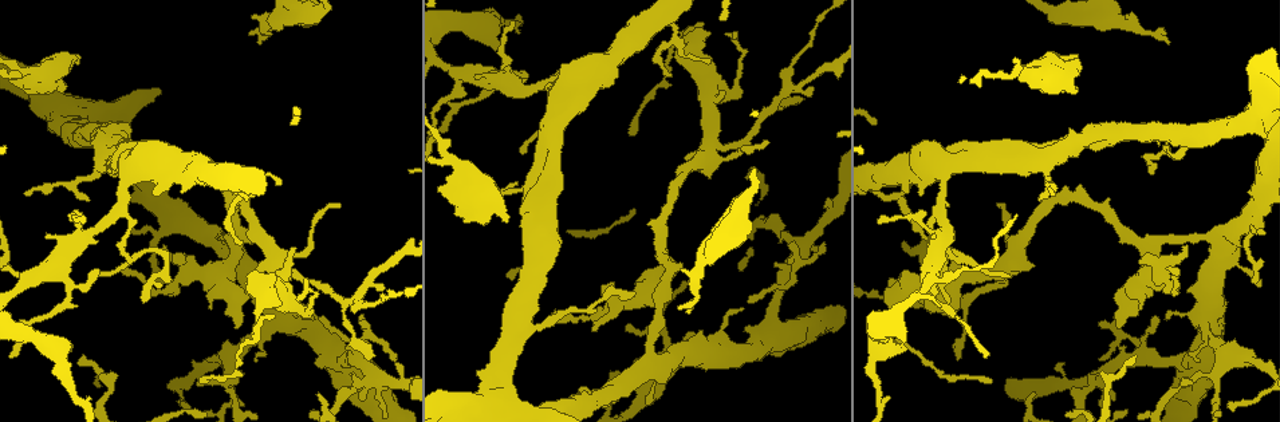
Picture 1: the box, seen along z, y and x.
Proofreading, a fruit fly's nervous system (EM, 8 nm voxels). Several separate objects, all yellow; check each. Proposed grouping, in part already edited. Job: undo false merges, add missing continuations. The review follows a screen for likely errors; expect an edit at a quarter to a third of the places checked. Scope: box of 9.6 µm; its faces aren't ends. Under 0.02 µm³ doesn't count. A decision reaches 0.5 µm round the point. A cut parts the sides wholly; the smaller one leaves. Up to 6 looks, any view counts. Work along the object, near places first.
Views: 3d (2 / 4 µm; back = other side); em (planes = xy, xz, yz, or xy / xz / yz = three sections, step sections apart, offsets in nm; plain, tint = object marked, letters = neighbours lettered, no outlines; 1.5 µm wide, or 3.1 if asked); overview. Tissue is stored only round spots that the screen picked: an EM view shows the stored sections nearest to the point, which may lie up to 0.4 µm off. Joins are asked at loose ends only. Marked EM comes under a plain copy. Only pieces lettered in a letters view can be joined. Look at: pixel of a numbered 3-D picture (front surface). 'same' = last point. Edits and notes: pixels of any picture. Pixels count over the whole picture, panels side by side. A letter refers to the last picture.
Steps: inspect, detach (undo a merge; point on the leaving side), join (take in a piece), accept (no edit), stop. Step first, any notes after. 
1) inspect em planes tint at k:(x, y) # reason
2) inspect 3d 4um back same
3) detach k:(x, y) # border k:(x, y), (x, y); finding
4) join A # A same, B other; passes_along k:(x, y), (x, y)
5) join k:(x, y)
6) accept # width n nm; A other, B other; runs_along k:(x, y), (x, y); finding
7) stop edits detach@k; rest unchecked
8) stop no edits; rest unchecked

inspect em yz step 8 letters at 1:(1164, 36) # tapers out

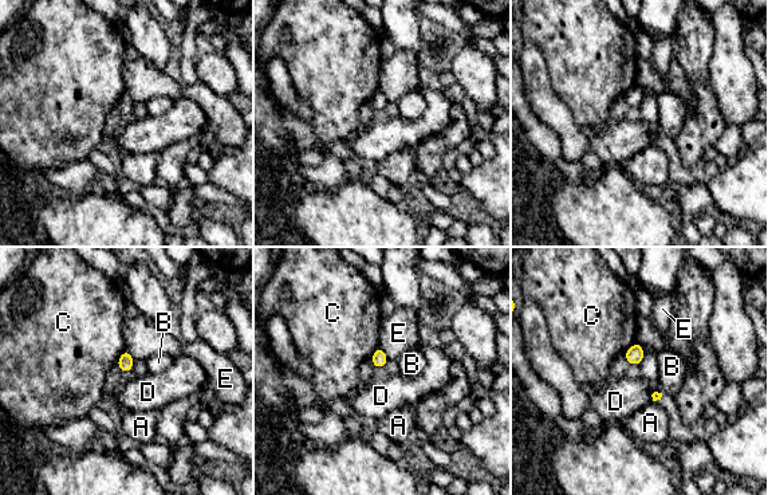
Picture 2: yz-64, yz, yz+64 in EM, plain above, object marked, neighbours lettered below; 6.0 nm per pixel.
inspect em planes letters same # another direction

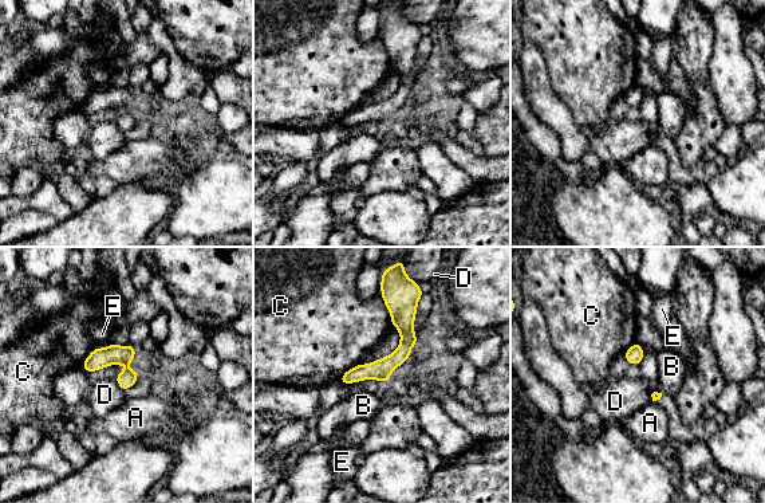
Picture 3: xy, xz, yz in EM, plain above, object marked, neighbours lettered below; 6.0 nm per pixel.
accept # A other, B other, C other, D other, E other; border 3:(114, 378), (125, 390); no lettered piece goes on from it

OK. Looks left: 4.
inspect 3d 4um at 1:(1253, 279) # tapers out

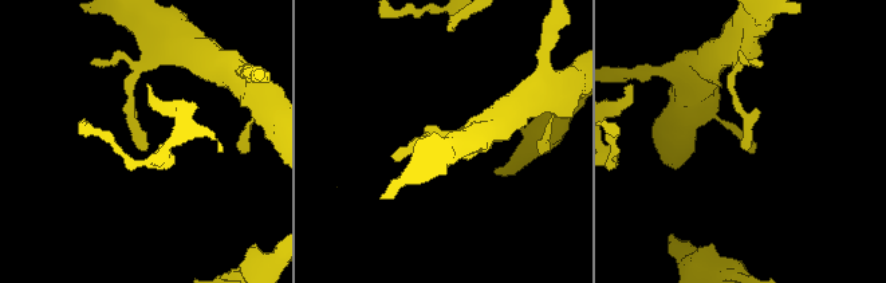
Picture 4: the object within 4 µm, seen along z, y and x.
inspect em xy step 8 letters at 4:(146, 146) # now the EM

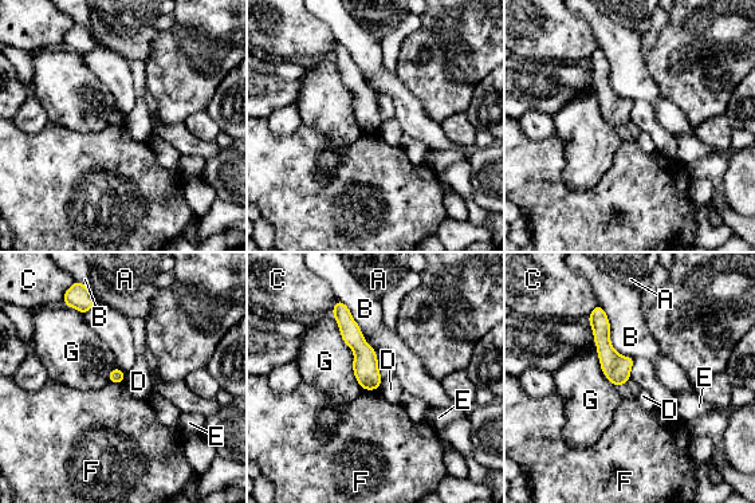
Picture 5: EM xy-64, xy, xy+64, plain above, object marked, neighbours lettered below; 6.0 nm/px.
accept # width 90 nm; A other, B other, C other, D other, E other, F other, G other; border 5:(125, 374), (122, 381); none of them fits

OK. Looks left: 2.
inspect em yz step 8 letters at 1:(79, 63) # free end

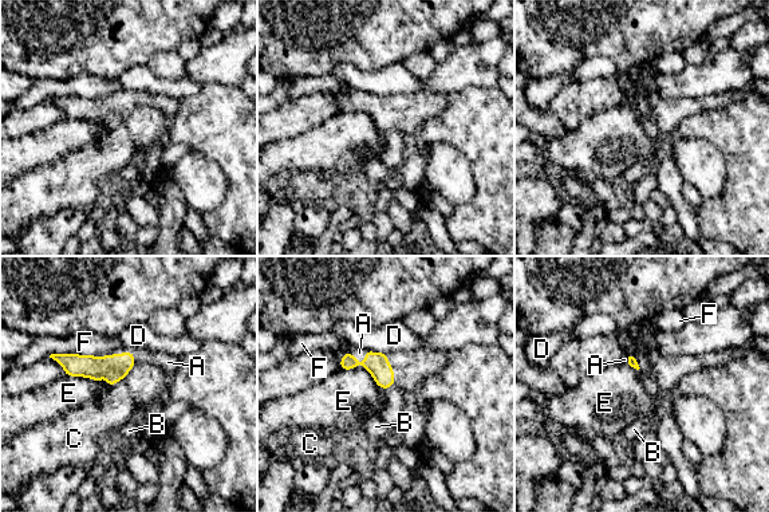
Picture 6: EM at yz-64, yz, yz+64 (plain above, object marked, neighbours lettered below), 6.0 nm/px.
join A # A same, B other, C other, D other, E other, F other; passes_along 6:(115, 367), (121, 354), (141, 355); it goes on there

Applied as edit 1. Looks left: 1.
stop edits join@6; rest unchecked

